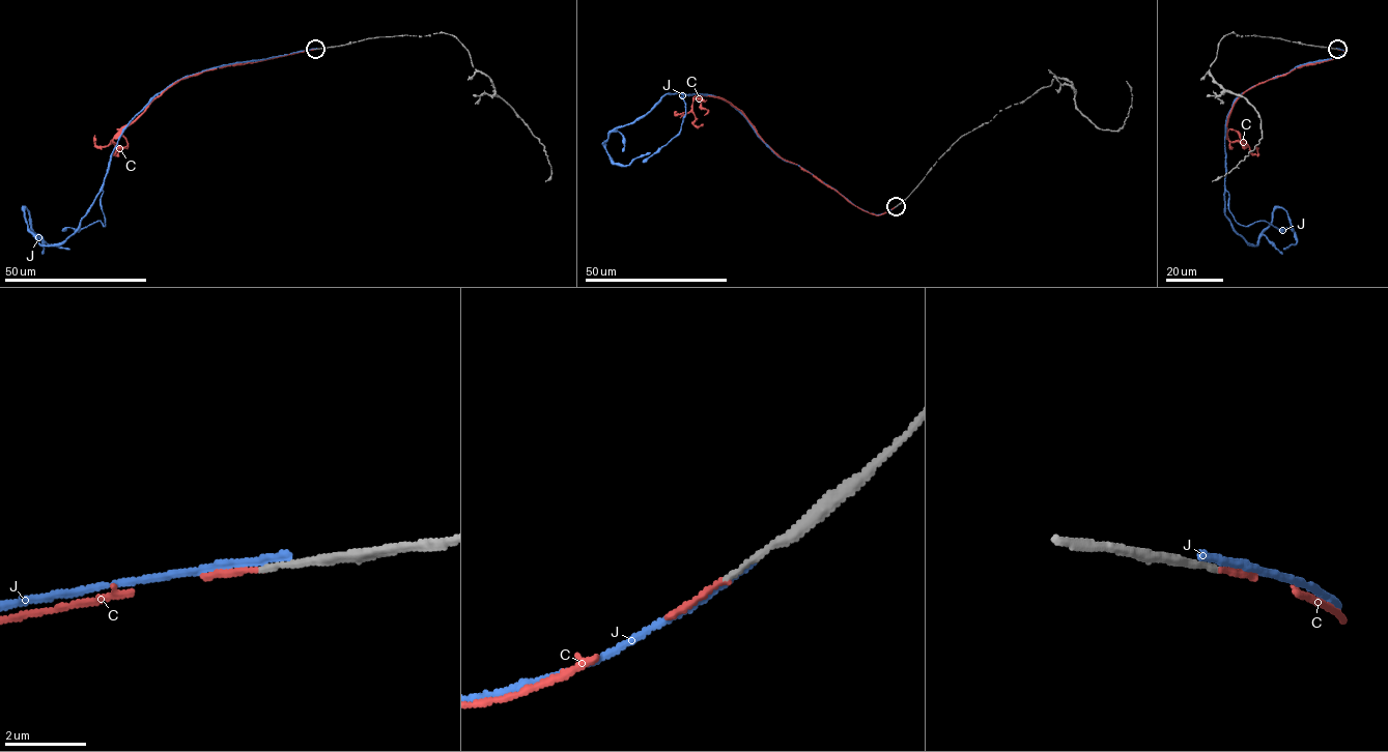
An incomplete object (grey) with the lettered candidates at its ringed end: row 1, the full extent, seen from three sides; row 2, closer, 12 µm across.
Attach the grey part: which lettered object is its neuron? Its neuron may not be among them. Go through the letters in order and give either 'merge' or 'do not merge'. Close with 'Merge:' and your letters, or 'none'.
C: merge
J: do not merge
Merge: C

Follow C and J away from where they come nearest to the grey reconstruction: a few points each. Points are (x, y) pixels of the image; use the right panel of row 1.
C: (1337, 49), (1347, 53), (1256, 84), (1234, 104), (1226, 137), (1246, 143), (1255, 154), (1255, 145)
J: (1336, 49), (1346, 52), (1249, 87), (1227, 116), (1224, 214), (1253, 246), (1280, 207), (1297, 240), (1283, 249)

